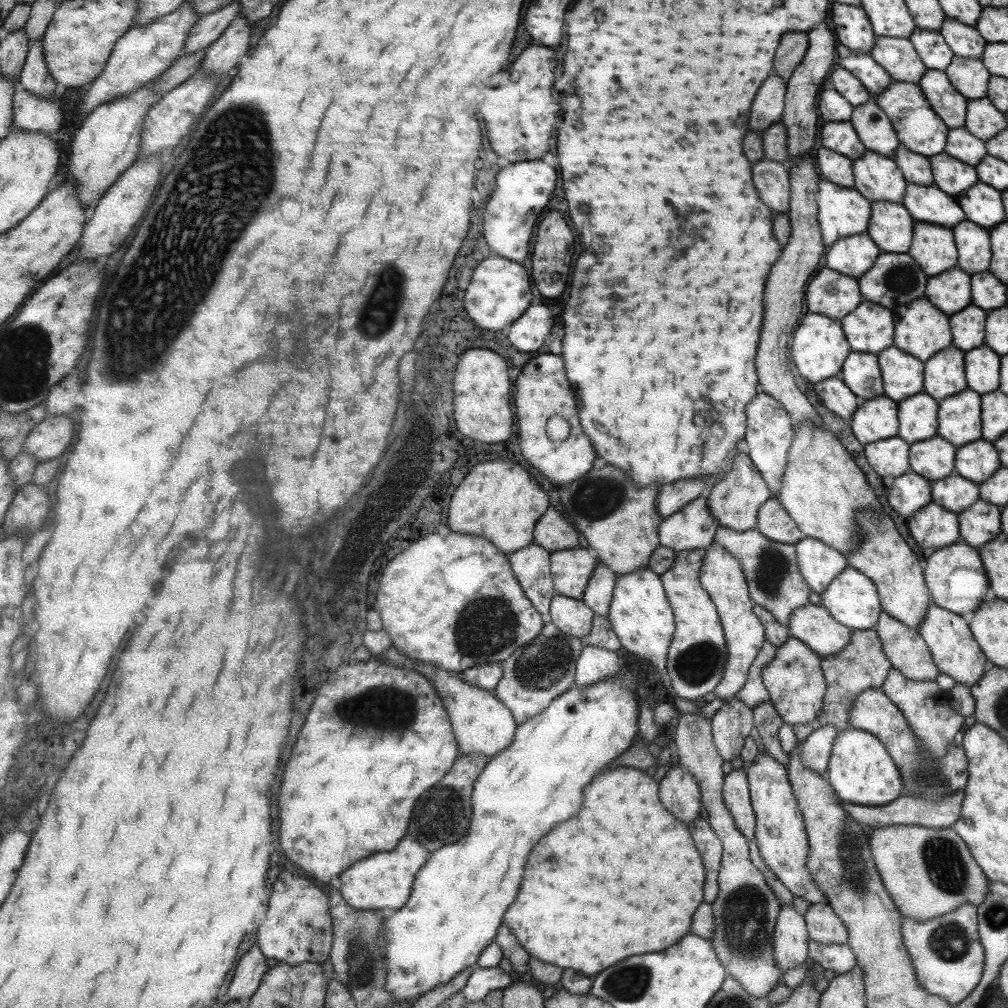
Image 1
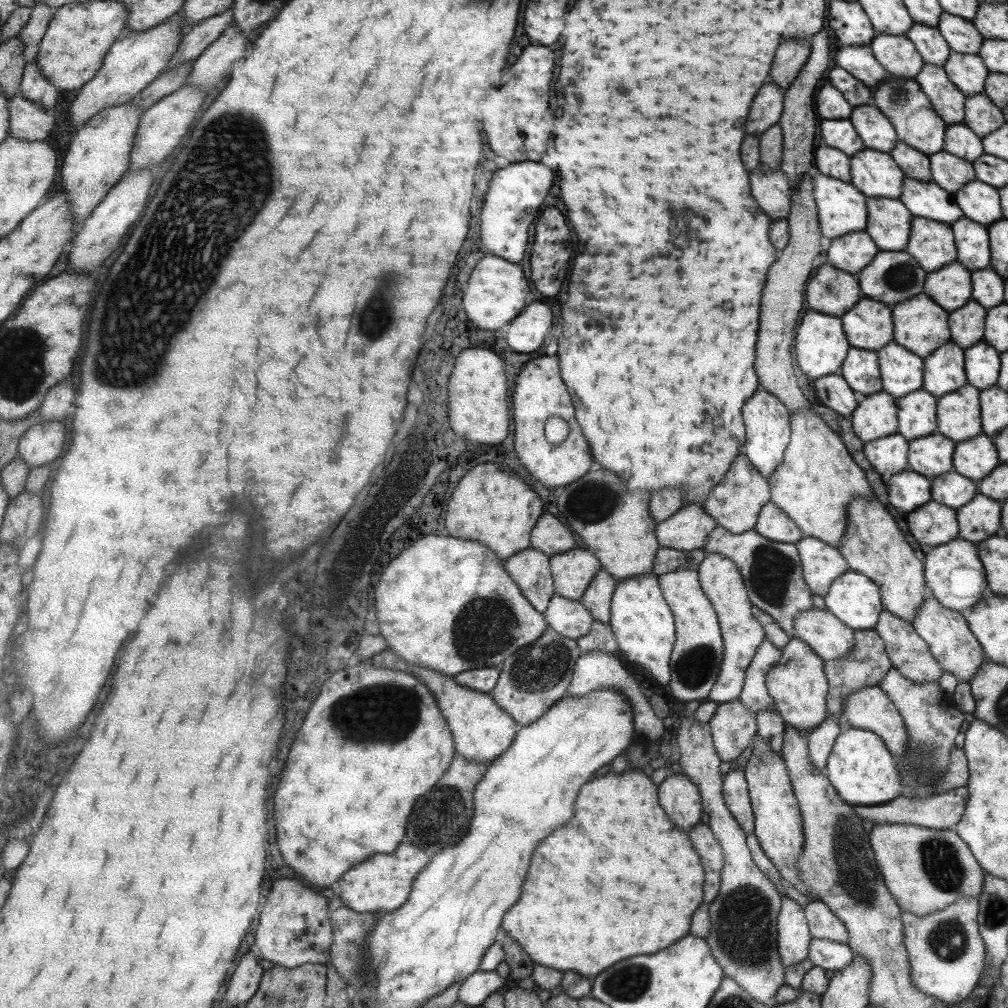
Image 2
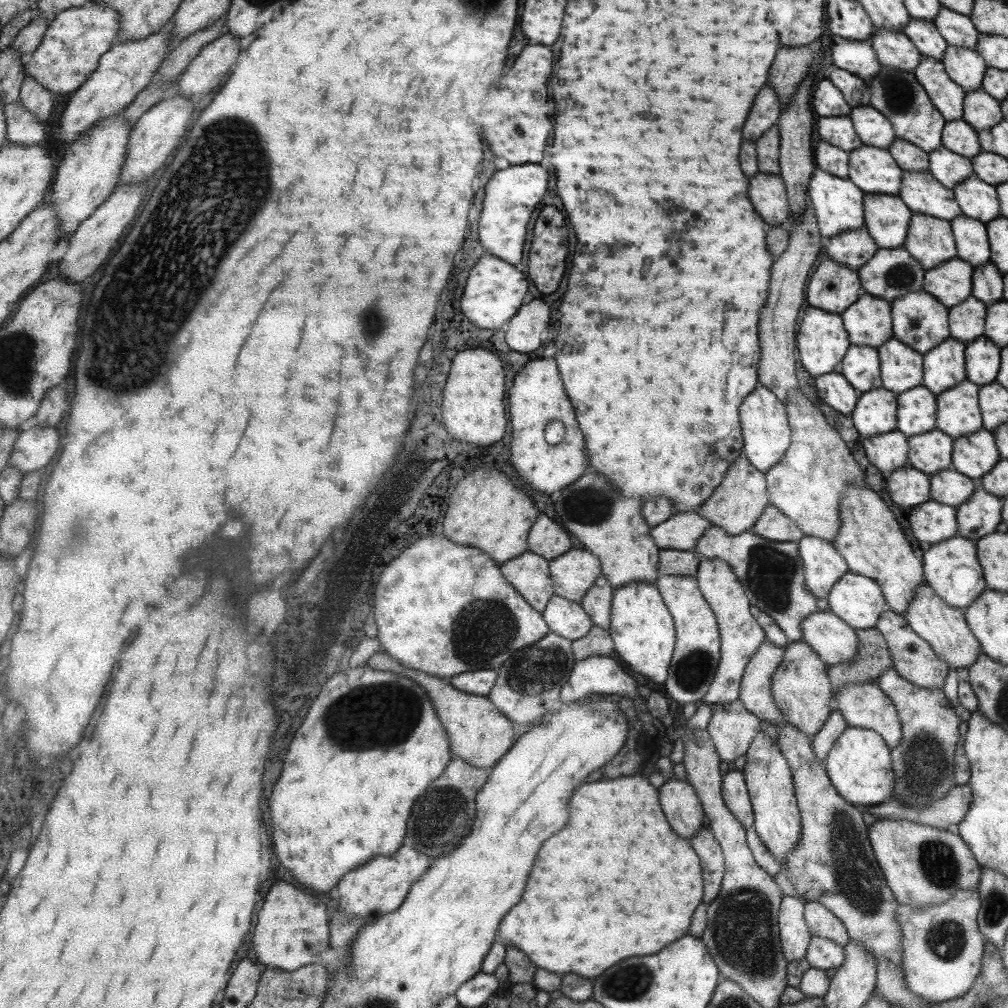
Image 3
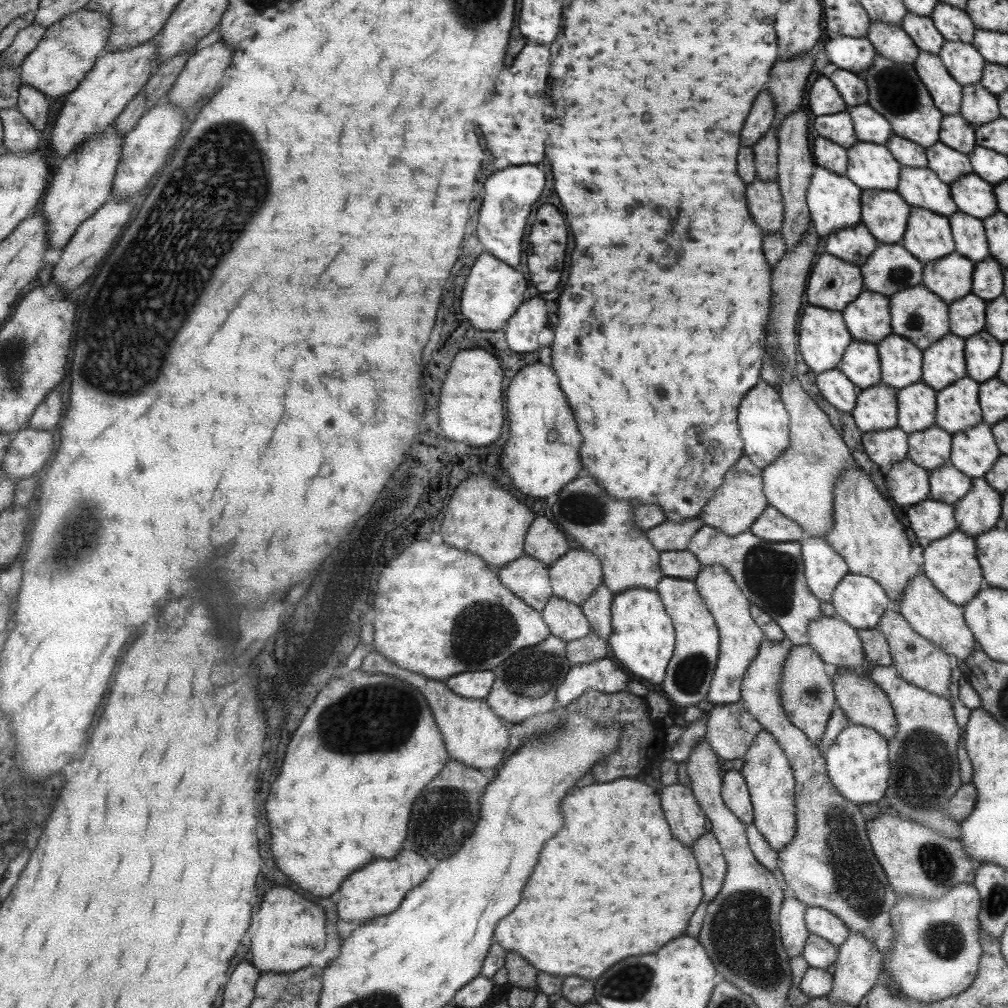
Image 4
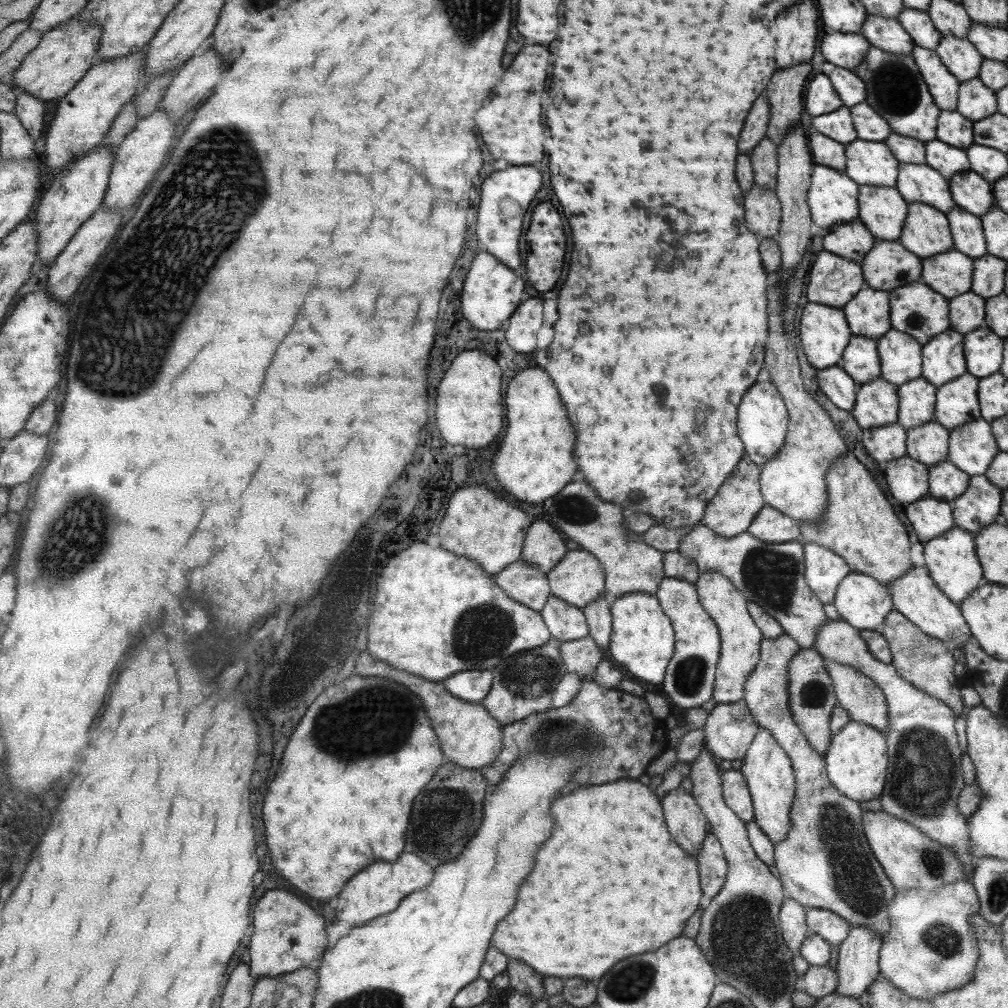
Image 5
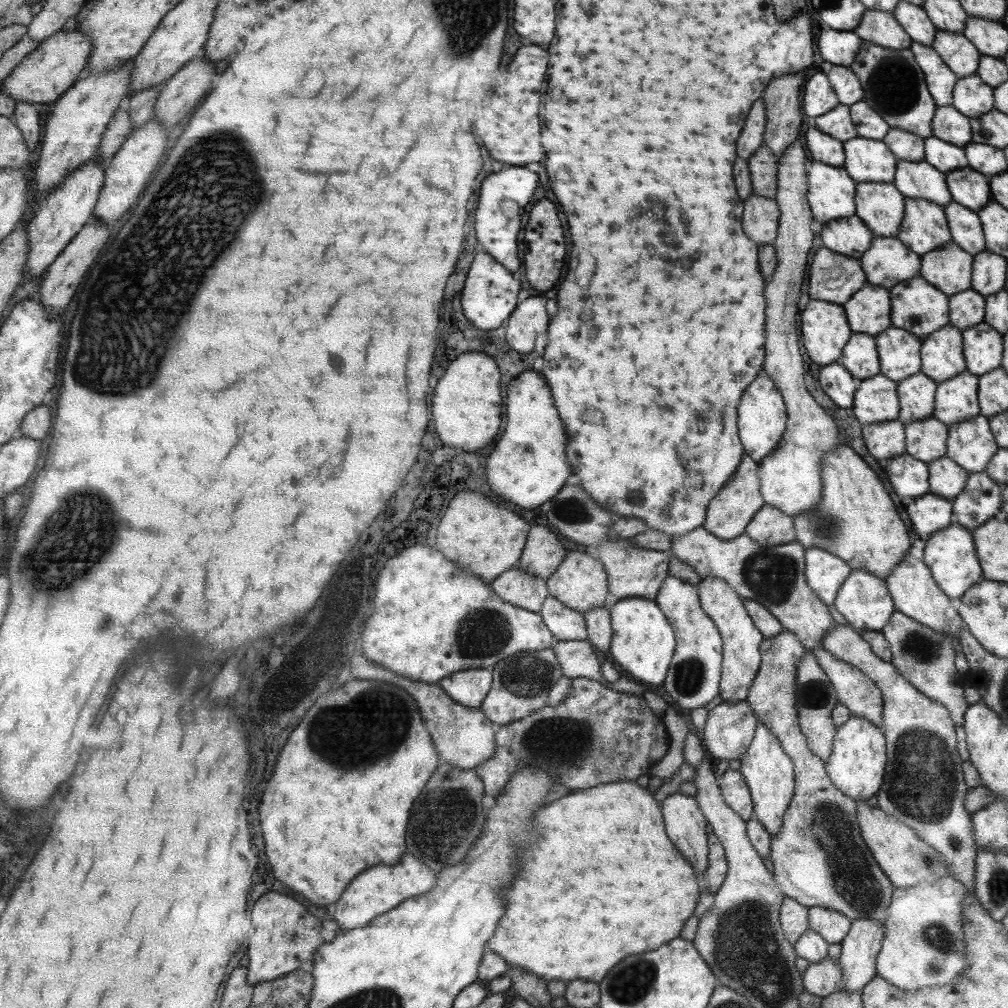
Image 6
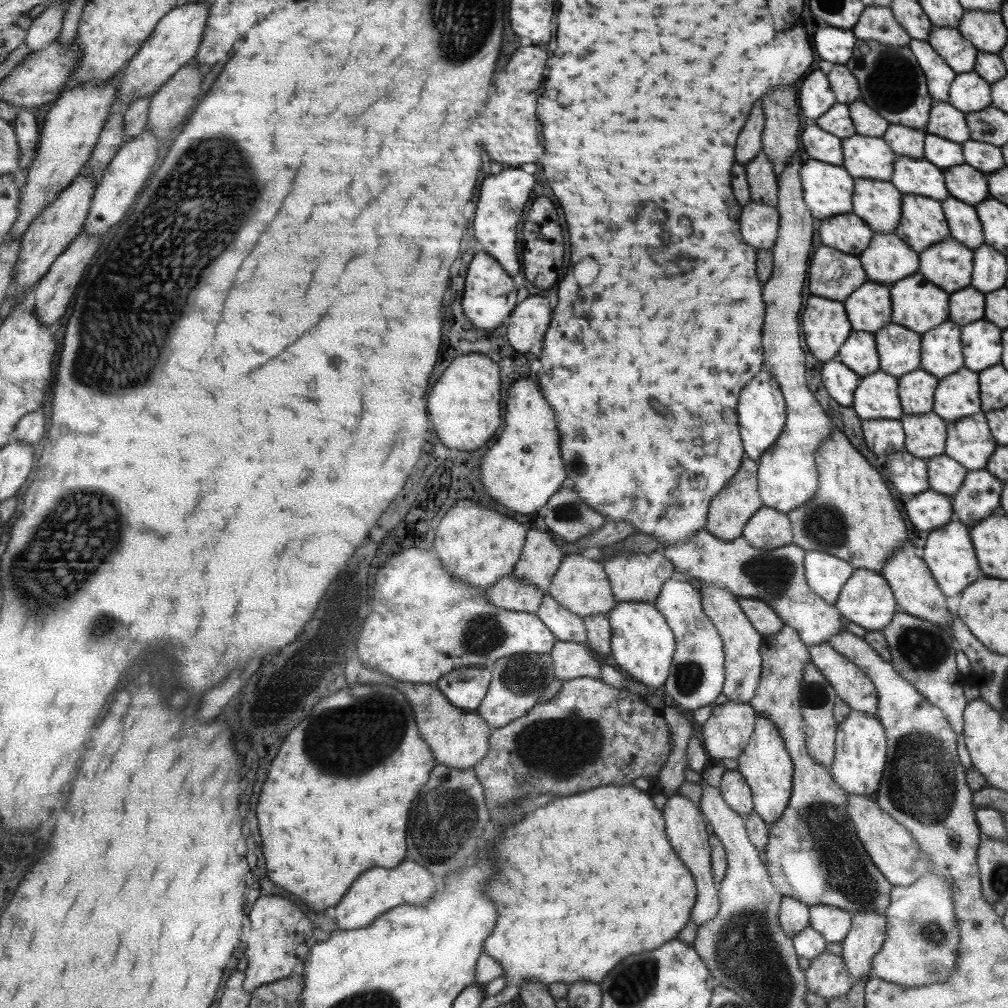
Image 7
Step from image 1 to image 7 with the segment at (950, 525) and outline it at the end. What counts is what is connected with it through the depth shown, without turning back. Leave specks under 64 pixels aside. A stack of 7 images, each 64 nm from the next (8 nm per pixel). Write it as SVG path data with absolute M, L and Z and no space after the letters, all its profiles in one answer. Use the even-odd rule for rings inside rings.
M929 489L906 502L911 530L914 532L942 529L954 518L954 498Z

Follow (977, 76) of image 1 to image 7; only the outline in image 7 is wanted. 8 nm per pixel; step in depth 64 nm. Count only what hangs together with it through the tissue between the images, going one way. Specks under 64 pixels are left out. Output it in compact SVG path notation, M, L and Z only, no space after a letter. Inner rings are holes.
M933 24L927 42L951 65L952 71L966 74L975 70L978 64L978 48L964 38L958 29Z

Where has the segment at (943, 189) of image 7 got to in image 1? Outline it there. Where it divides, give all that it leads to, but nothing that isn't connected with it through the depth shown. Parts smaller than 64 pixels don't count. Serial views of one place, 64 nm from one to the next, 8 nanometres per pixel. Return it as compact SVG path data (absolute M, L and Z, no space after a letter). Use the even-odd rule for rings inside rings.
M908 183L903 205L911 211L915 221L929 222L949 229L967 220L958 198L952 197L934 184L920 186Z

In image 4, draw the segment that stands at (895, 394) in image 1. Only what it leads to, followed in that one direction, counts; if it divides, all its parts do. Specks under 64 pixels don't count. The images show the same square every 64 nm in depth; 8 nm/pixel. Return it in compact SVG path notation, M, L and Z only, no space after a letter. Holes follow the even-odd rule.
M893 332L878 343L882 359L882 380L896 390L914 385L923 378L923 350Z

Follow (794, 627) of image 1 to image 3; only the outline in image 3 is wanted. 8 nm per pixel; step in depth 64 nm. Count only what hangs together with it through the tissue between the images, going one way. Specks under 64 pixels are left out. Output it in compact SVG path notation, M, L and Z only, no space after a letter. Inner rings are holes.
M815 612L803 621L803 638L828 666L852 662L858 653L858 631L830 612Z

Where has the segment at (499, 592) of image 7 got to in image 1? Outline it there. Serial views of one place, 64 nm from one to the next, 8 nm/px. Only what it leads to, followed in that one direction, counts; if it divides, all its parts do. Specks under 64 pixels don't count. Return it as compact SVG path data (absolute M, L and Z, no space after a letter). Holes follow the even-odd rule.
M532 543L509 554L511 568L535 609L543 615L545 623L550 618L551 604L558 590L551 573L551 551Z

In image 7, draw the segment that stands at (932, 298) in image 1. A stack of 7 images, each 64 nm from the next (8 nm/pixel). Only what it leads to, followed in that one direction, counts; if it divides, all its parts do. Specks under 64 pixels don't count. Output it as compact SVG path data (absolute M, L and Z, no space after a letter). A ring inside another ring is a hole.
M949 236L919 253L919 272L949 296L971 287L975 251Z

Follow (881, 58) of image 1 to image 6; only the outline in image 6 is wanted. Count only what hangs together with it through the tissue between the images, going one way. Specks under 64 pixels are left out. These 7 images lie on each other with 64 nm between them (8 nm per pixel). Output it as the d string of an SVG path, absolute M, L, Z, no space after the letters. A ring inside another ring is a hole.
M867 10L853 32L863 41L890 50L908 50L914 42L893 14L878 10Z

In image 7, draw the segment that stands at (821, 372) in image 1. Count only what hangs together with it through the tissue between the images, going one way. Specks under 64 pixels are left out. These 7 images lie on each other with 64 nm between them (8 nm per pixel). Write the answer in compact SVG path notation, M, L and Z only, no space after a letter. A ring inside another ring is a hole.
M811 296L804 308L803 329L808 351L826 363L839 354L854 328L843 302Z

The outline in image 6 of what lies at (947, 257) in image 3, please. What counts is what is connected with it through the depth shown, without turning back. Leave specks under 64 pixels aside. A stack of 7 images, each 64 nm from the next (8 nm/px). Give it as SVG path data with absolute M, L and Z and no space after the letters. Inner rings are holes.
M906 198L906 216L897 237L922 256L951 244L951 229L943 206L924 198Z

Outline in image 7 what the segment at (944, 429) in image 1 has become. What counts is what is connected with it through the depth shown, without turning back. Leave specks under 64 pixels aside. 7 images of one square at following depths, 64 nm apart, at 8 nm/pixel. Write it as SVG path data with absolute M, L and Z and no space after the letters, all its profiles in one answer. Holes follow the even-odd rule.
M964 366L959 372L939 379L933 411L947 423L982 413L979 373Z

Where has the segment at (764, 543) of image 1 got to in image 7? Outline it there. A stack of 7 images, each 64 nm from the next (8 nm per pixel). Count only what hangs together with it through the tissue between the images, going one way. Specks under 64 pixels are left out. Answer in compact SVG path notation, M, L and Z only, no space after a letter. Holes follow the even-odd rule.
M701 529L686 542L663 549L675 566L676 574L694 576L702 584L726 586L736 597L760 599L779 614L784 624L799 632L810 648L835 637L843 626L839 607L828 603L811 589L806 577L806 552L792 543L775 550L756 549L743 536L726 542L711 532Z

